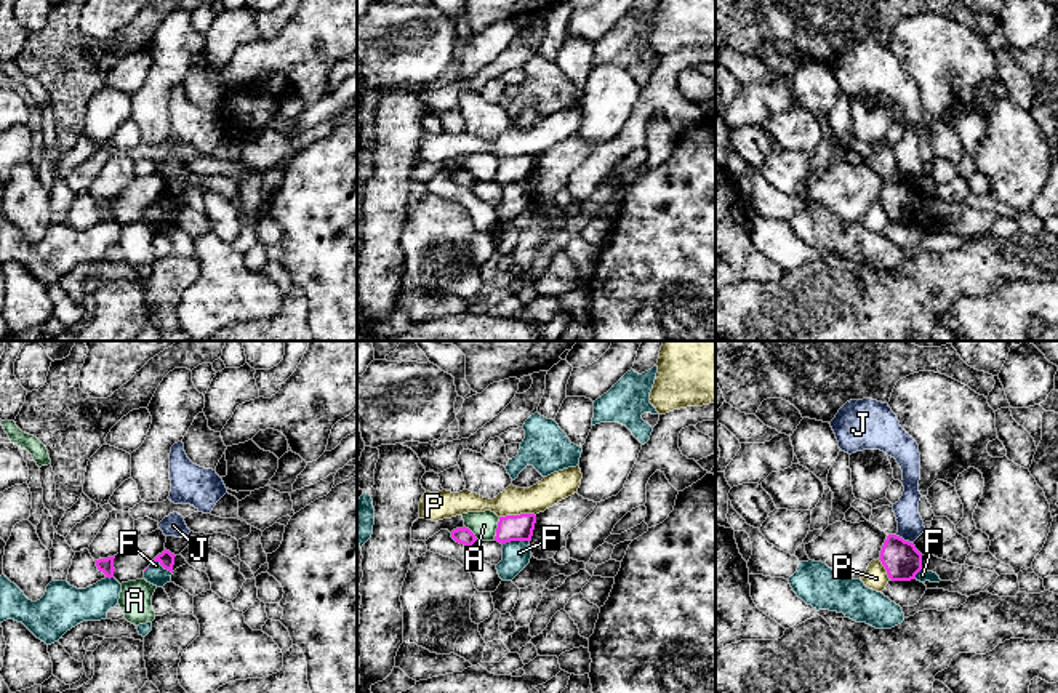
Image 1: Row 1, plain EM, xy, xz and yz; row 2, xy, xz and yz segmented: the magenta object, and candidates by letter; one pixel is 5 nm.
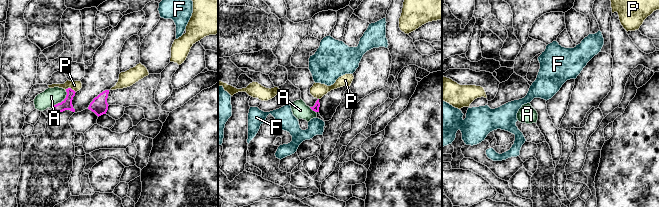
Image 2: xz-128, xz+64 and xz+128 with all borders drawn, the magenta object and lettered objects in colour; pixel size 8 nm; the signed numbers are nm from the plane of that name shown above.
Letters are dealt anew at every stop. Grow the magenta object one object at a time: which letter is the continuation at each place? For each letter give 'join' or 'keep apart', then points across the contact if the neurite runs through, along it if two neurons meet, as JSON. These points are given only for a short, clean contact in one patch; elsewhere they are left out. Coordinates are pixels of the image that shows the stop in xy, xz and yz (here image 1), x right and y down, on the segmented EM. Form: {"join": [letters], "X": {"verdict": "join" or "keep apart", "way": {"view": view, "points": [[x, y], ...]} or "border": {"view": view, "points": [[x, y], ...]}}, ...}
{"join": [], "A": {"verdict": "keep apart", "border": {"view": "xz", "points": [[500, 517], [493, 540]]}}, "F": {"verdict": "keep apart"}, "J": {"verdict": "keep apart", "border": {"view": "yz", "points": [[895, 535], [913, 543]]}}, "P": {"verdict": "keep apart"}}

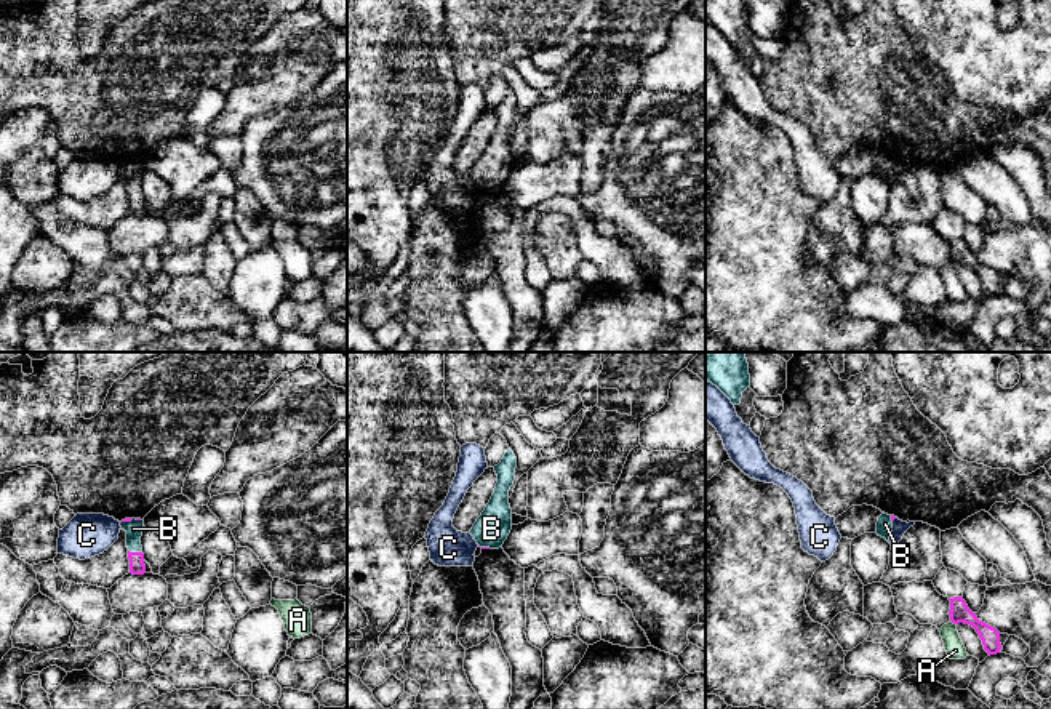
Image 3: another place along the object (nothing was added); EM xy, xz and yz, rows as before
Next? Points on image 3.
{"join": ["B"], "A": {"verdict": "keep apart"}, "B": {"verdict": "join", "way": {"view": "xy", "points": [[136, 559], [135, 552], [133, 528]]}}, "C": {"verdict": "keep apart"}}

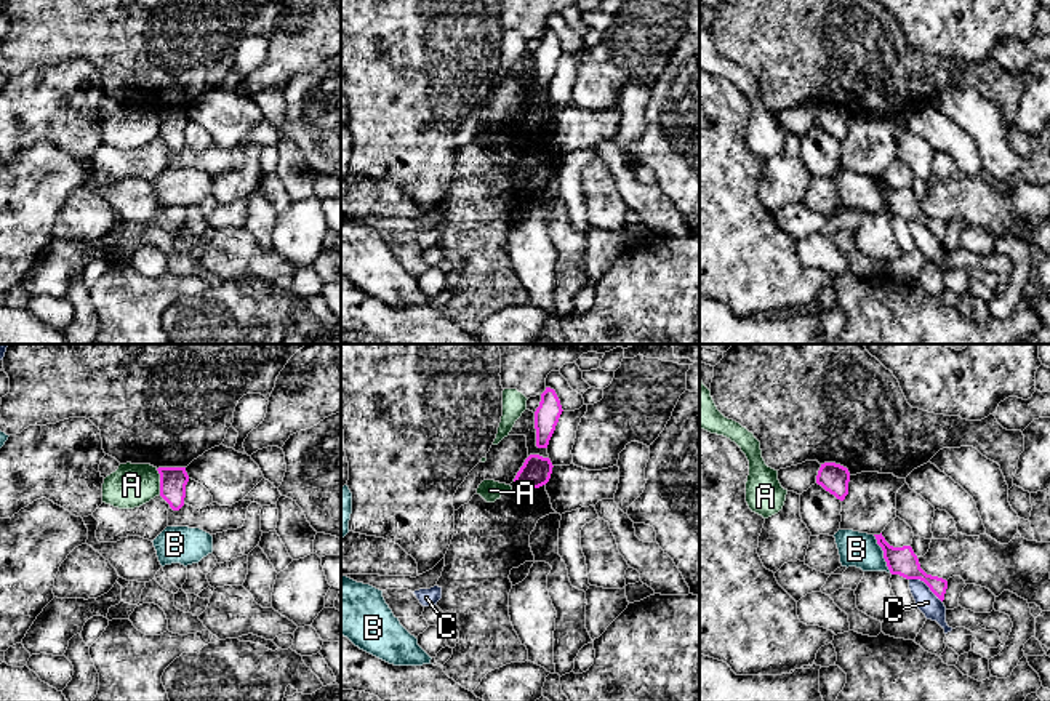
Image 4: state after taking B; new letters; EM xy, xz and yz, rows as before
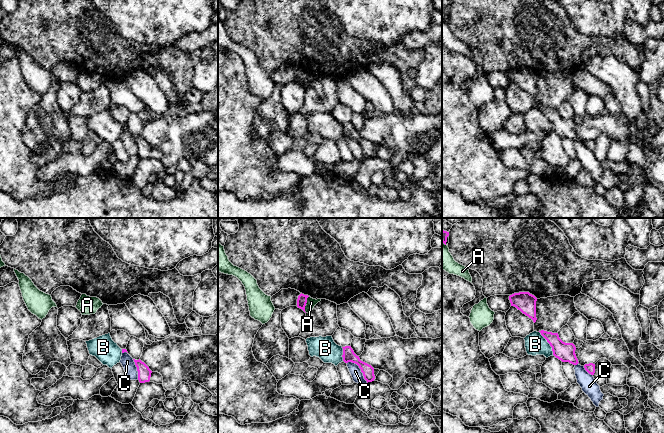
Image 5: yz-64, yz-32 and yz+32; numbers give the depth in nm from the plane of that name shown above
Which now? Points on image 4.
{"join": [], "A": {"verdict": "keep apart"}, "B": {"verdict": "keep apart", "border": {"view": "yz", "points": [[873, 535], [890, 572]]}}, "C": {"verdict": "keep apart", "border": {"view": "yz", "points": [[909, 578], [919, 578], [941, 602]]}}}

